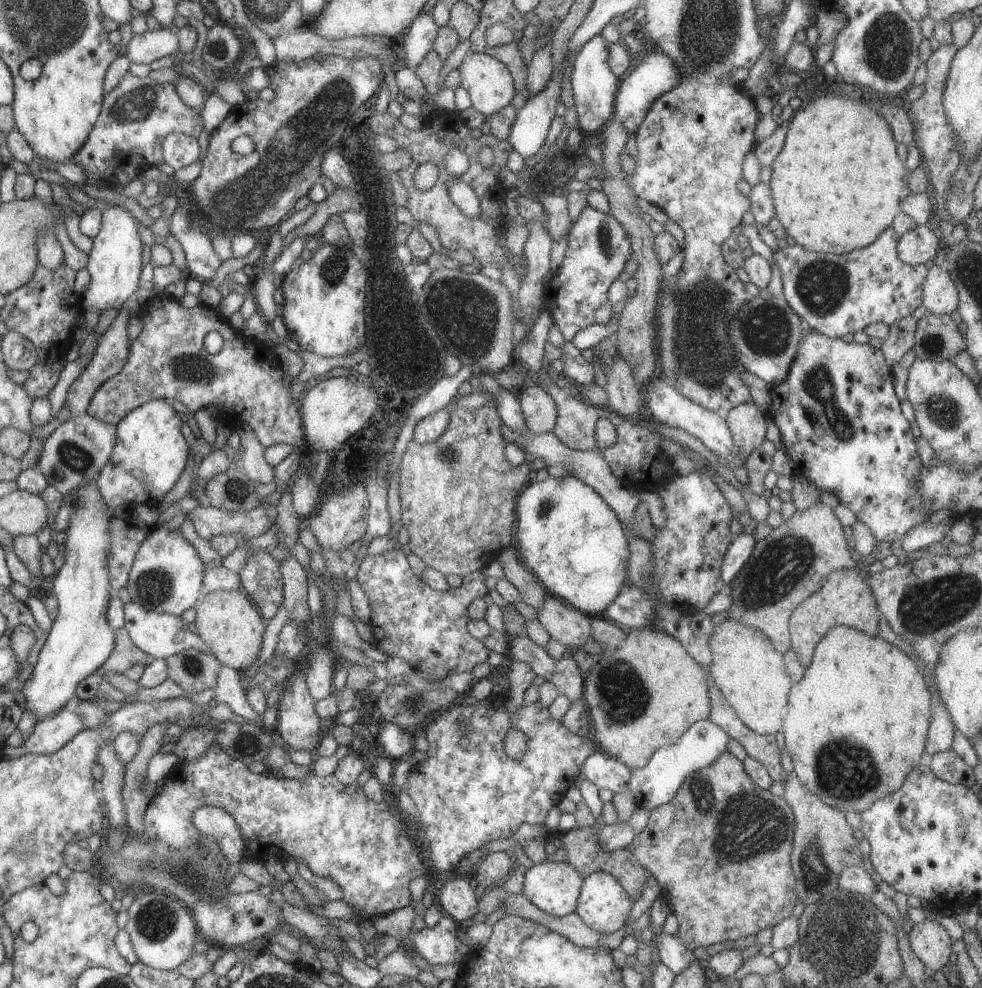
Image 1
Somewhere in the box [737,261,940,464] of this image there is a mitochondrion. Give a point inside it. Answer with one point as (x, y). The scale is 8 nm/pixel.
(819, 384)

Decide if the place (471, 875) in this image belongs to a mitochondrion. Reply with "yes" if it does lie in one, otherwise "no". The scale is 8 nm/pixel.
no

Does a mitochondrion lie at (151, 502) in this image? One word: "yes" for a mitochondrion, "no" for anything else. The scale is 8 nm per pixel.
no

